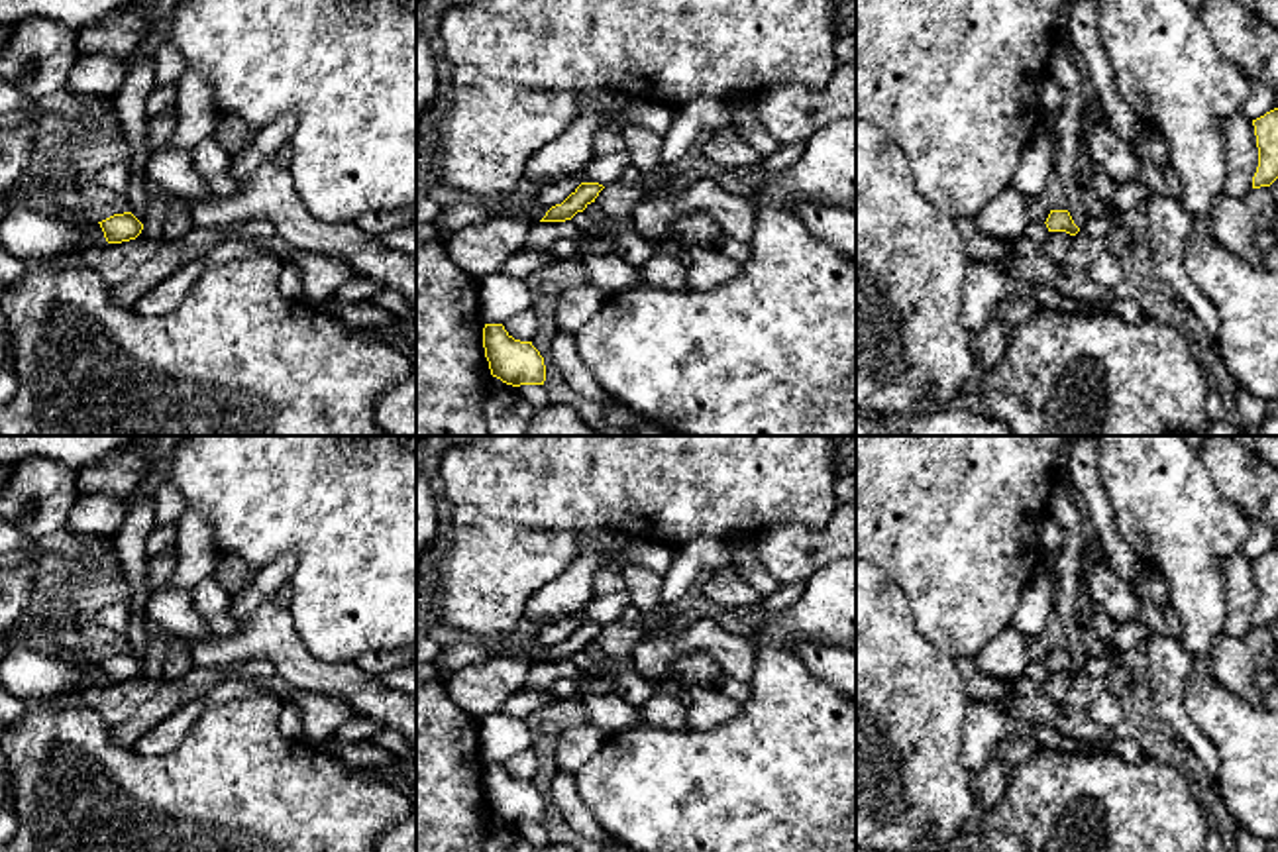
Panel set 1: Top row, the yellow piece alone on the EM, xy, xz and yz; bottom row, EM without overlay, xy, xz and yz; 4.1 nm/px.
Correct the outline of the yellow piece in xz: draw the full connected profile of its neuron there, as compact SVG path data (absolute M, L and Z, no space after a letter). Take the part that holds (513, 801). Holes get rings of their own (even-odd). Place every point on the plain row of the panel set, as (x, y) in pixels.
M485 764L483 787L493 817L512 826L544 825L544 797L532 781L514 779L503 764Z

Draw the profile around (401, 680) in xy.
M416 666L389 671L381 683L395 691L416 695Z

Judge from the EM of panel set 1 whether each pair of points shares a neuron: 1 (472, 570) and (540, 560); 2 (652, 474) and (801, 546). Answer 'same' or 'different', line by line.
1: same
2: different

